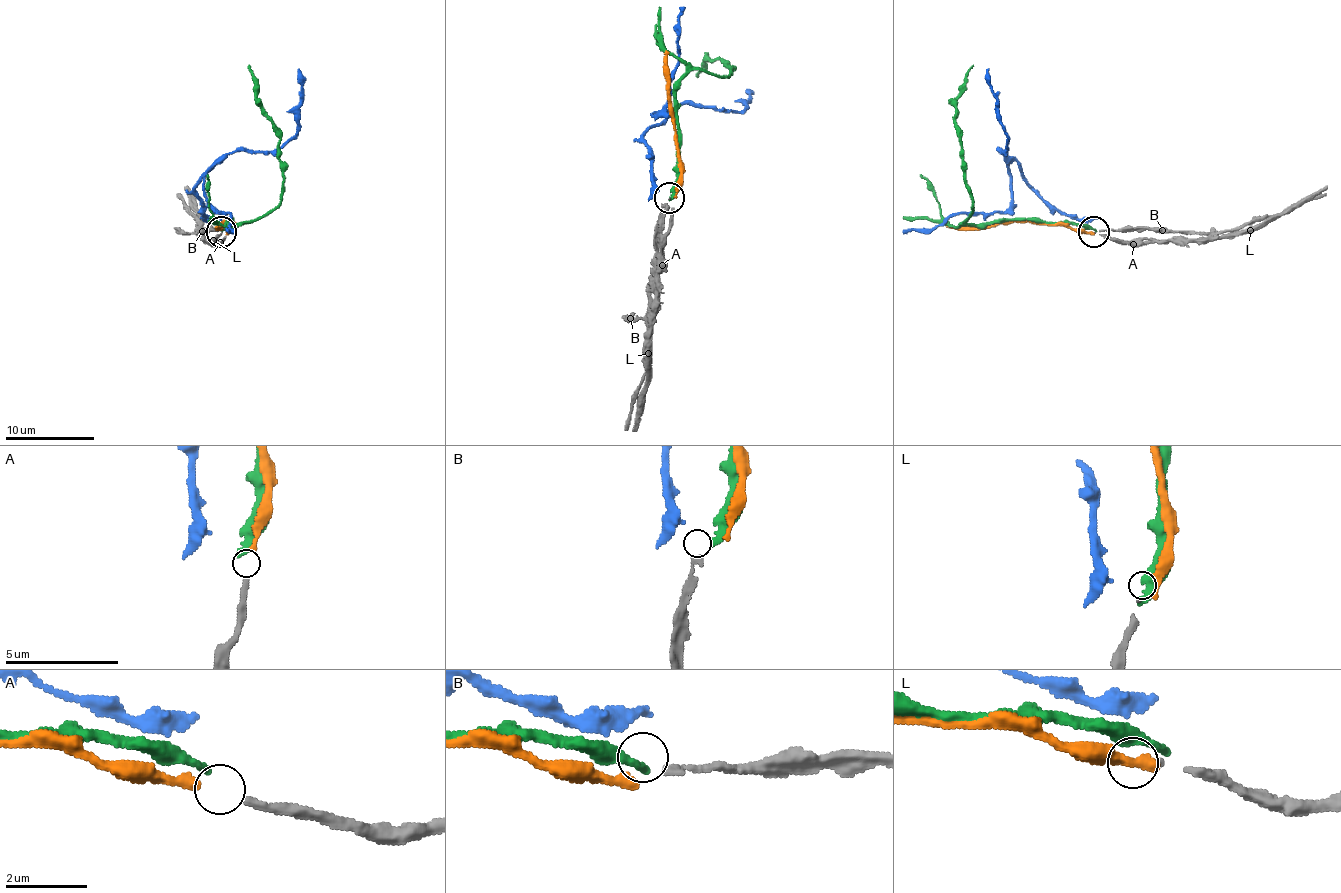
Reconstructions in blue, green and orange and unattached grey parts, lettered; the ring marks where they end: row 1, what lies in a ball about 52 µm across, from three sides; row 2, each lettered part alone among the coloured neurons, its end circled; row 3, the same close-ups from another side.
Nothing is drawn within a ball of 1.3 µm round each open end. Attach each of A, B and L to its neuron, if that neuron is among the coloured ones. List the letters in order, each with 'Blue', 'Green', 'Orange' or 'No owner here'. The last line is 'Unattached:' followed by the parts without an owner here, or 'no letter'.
A: Orange
B: No owner here
L: No owner here
Unattached: B, L

